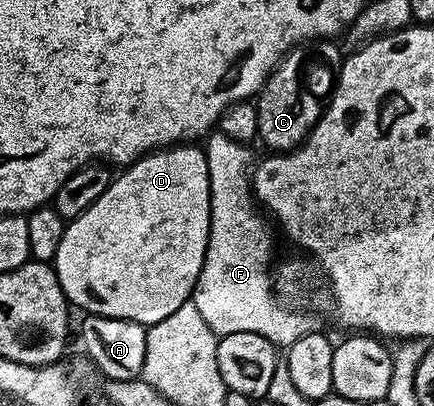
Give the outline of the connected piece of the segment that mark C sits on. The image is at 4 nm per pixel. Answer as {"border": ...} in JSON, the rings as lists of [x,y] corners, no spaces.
{"border":[[[307,47],[290,49],[279,61],[267,81],[260,87],[253,104],[257,111],[258,140],[268,145],[268,150],[285,153],[296,149],[307,138],[309,131],[319,121],[324,106],[304,86],[304,77],[313,62]]]}

